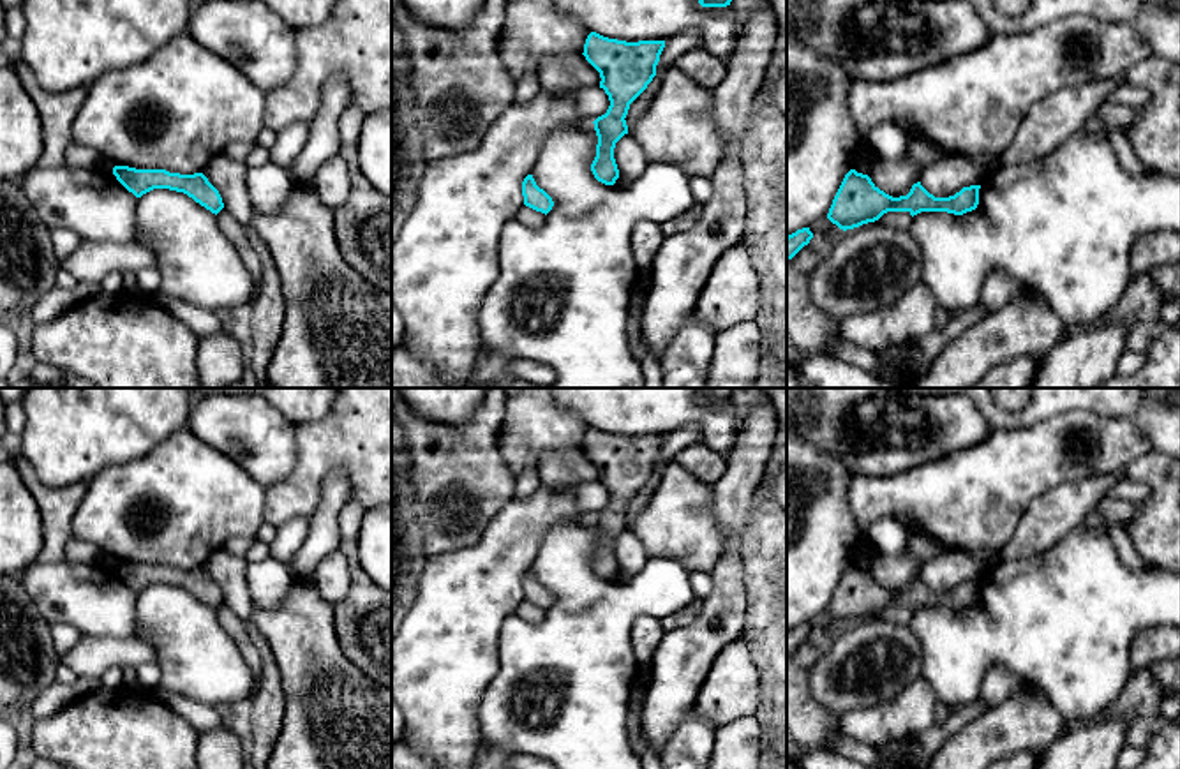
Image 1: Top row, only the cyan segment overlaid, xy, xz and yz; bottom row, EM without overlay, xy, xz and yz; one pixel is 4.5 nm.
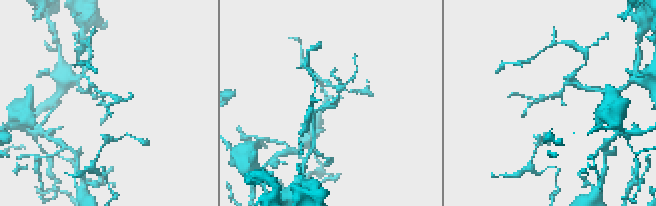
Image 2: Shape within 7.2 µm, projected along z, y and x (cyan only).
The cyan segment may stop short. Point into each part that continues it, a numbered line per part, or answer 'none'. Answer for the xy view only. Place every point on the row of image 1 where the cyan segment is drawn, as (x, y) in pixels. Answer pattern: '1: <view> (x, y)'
none

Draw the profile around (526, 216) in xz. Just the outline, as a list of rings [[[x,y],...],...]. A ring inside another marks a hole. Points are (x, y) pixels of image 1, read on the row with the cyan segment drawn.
[[[524,205],[513,219],[529,229],[538,229],[545,224],[547,215]]]

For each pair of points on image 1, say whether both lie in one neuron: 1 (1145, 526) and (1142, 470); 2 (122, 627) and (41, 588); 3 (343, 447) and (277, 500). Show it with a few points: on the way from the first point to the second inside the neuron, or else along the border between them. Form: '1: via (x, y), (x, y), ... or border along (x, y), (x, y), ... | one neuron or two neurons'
1: via (1156, 512), (1156, 484) | one neuron
2: via (103, 607), (89, 597), (60, 589) | one neuron
3: via (327, 457), (293, 491) | one neuron

